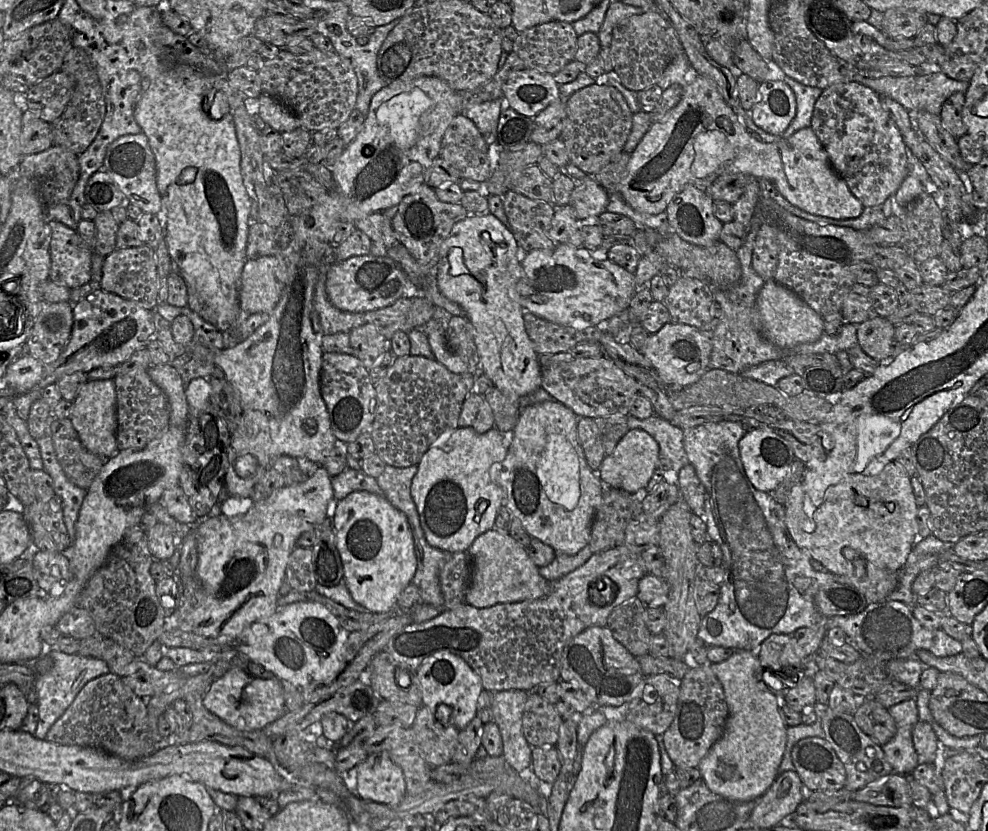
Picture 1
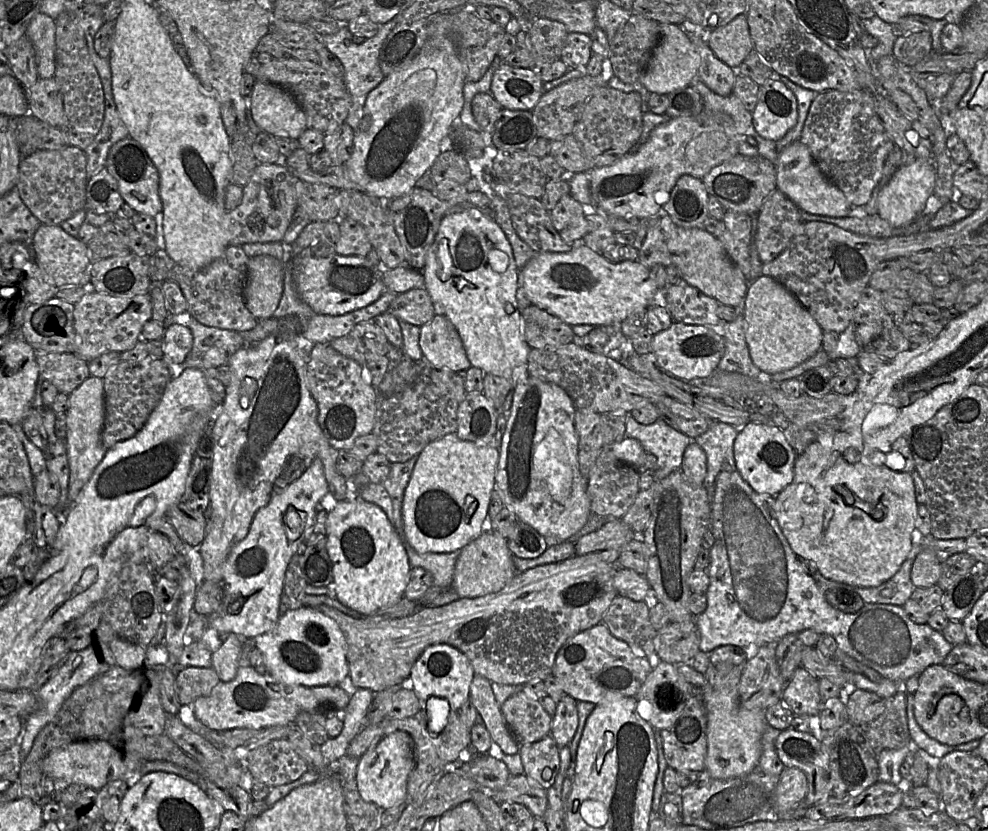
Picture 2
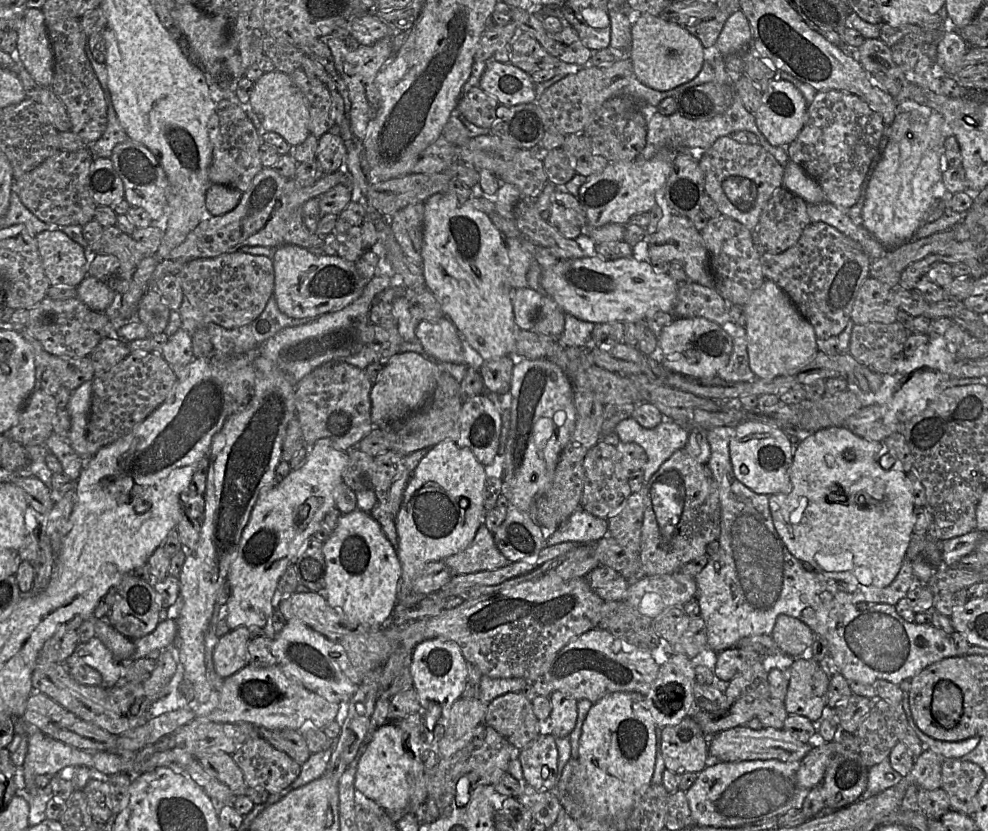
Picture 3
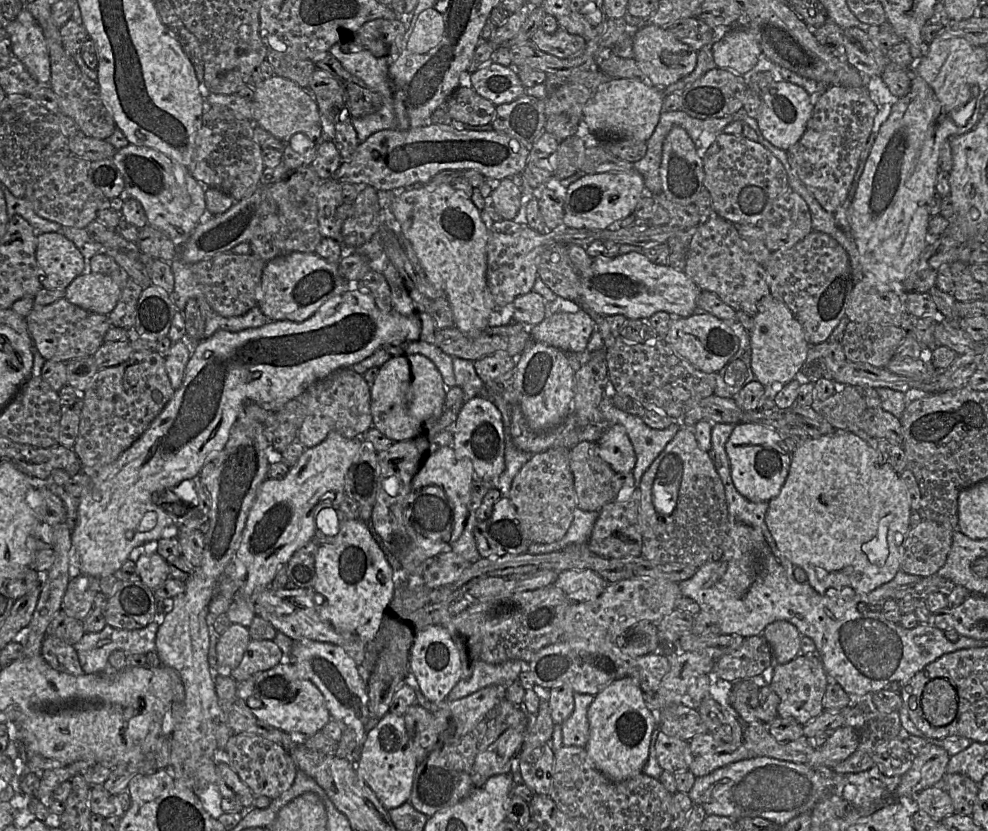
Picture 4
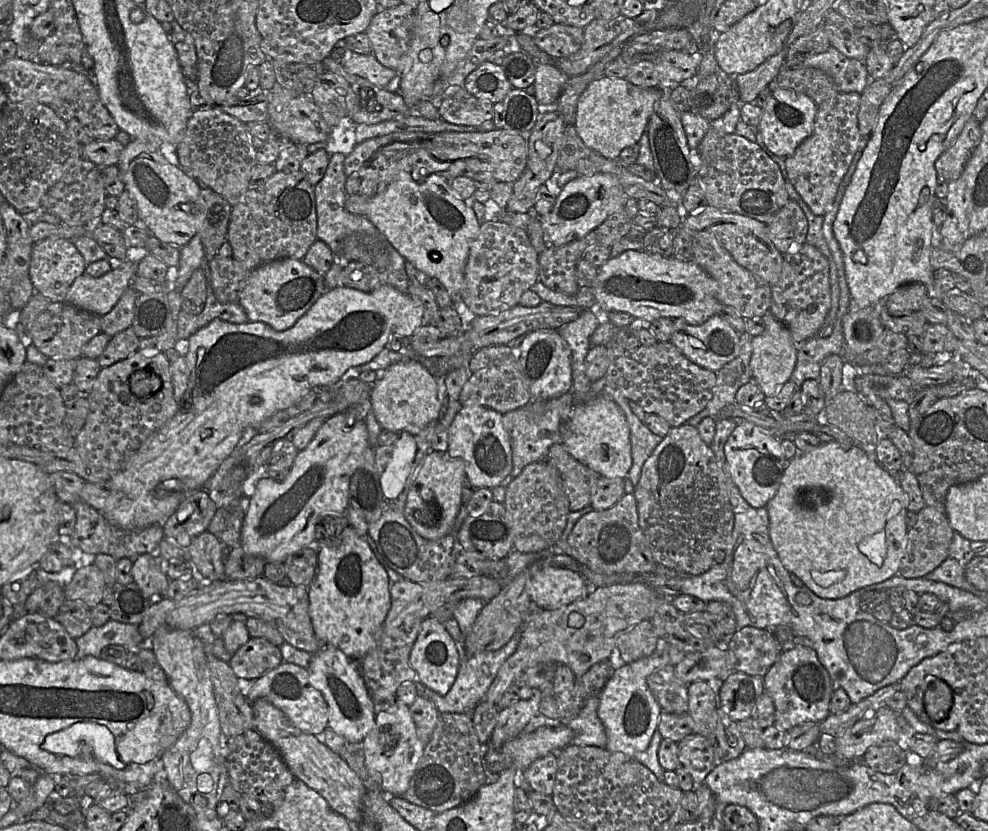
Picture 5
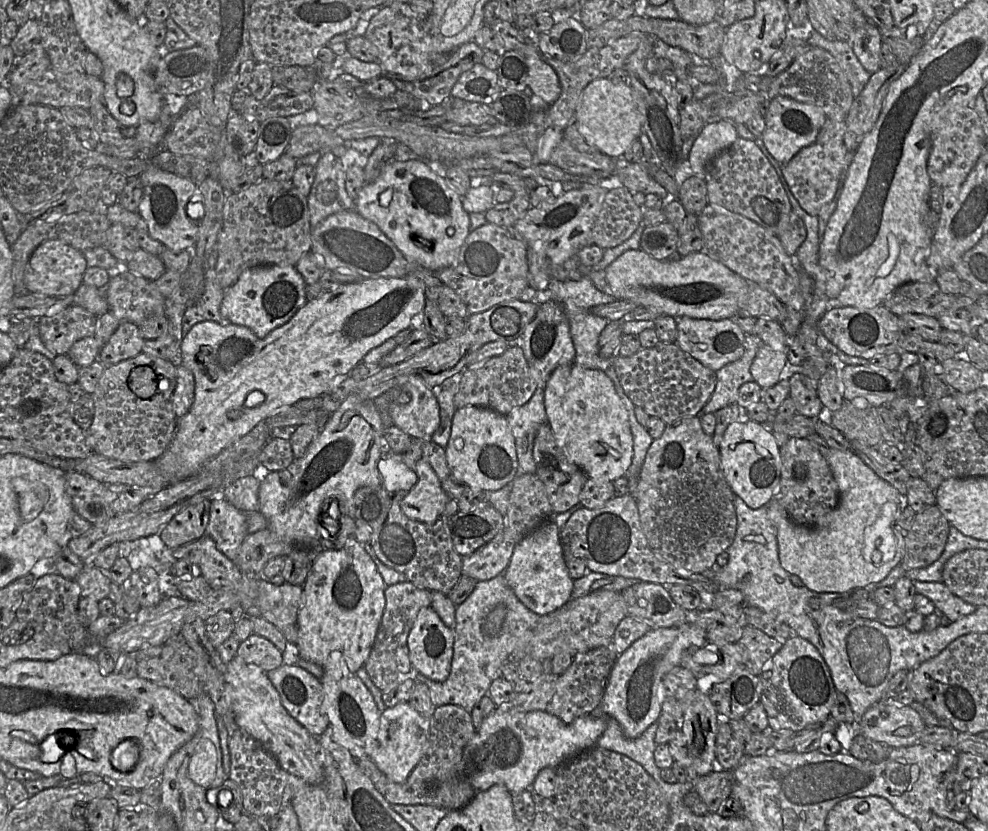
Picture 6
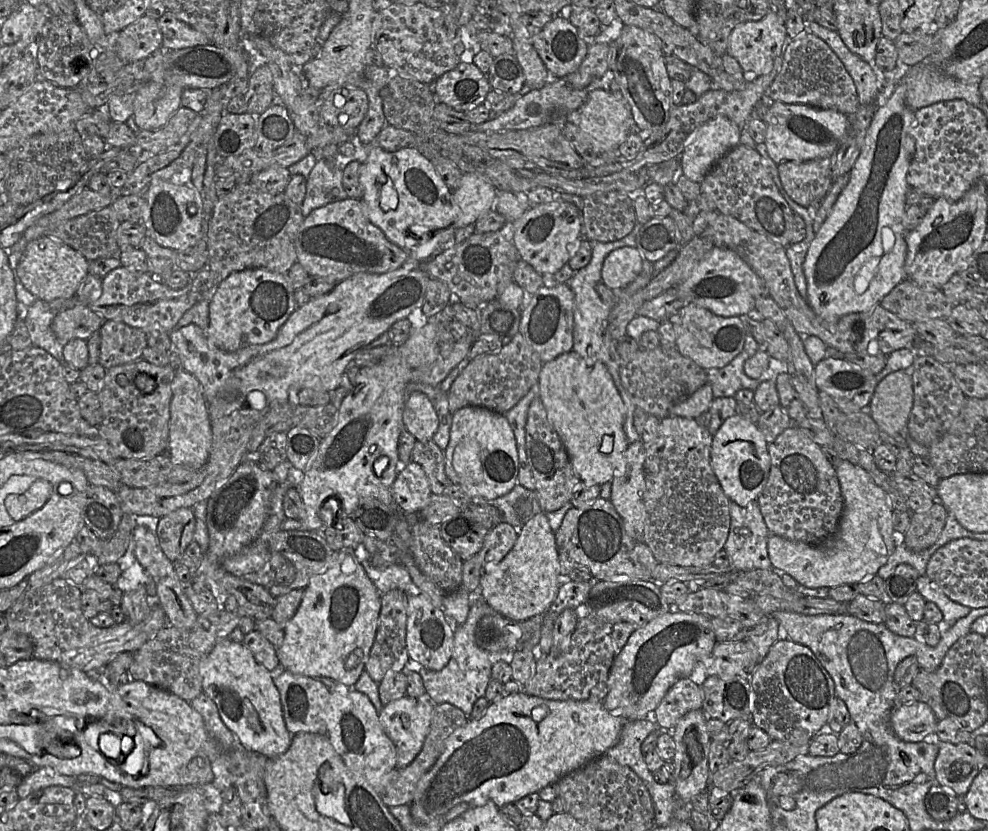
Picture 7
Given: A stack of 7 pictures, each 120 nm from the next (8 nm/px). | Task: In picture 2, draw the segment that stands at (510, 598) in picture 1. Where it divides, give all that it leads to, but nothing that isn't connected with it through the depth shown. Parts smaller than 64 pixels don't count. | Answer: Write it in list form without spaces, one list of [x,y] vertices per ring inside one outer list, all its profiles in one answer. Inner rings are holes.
[[[494,531],[482,533],[459,553],[452,589],[460,598],[476,598],[499,592],[518,573],[514,567],[507,539]]]

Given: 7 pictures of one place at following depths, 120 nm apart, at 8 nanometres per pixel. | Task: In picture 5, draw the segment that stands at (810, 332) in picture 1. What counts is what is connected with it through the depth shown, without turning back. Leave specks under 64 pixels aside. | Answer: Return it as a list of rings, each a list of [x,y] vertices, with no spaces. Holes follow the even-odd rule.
[[[770,312],[762,316],[764,331],[753,337],[750,359],[751,381],[754,381],[765,396],[776,395],[790,379],[795,368],[798,344],[793,340],[788,328]]]

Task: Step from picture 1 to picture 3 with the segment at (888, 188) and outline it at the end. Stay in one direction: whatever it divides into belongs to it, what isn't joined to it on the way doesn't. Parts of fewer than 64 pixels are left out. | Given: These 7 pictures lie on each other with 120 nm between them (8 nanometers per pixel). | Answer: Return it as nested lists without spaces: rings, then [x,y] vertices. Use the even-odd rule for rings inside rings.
[[[838,90],[818,92],[808,107],[807,121],[797,138],[786,147],[790,161],[800,166],[821,187],[825,201],[836,207],[850,208],[860,197],[862,182],[885,131],[882,116],[860,97]]]

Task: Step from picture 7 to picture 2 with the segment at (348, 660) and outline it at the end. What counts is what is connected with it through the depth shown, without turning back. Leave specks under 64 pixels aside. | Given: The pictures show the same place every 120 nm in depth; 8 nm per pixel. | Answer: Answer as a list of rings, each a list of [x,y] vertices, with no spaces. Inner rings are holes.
[[[347,499],[328,514],[326,548],[333,566],[336,599],[368,617],[396,605],[409,582],[411,565],[406,548],[385,512],[362,499]]]

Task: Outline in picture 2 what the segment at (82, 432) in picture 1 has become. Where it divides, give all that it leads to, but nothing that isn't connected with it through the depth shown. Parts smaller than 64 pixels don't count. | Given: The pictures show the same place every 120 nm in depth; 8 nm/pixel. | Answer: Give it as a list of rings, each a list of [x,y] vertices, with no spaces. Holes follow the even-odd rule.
[[[89,376],[78,386],[68,396],[68,409],[65,415],[67,418],[67,436],[64,442],[70,467],[68,488],[68,505],[70,506],[76,500],[81,489],[88,482],[107,451],[101,441],[105,417],[103,379]]]

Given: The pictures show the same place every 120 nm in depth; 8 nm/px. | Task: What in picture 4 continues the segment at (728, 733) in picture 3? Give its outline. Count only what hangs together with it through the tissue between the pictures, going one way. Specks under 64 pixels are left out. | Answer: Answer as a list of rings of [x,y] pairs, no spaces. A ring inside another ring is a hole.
[[[705,733],[692,738],[689,741],[691,751],[691,763],[688,771],[695,777],[701,777],[728,764],[757,755],[743,744],[735,746],[717,740],[712,734]]]

